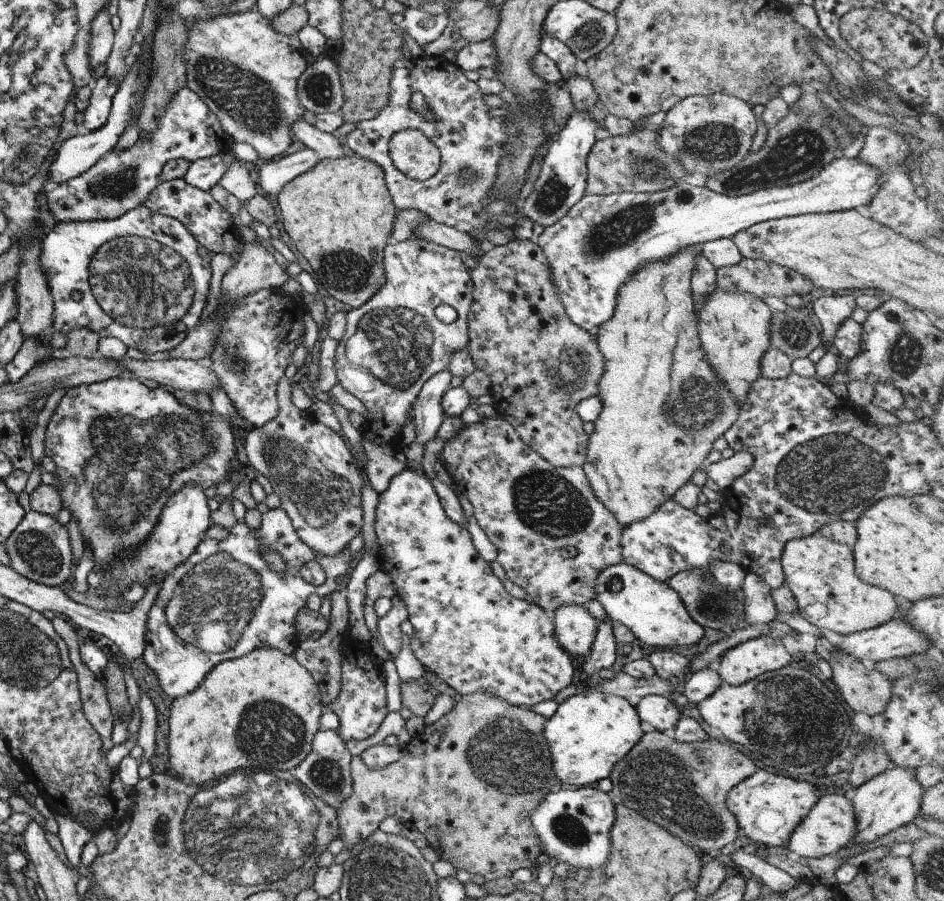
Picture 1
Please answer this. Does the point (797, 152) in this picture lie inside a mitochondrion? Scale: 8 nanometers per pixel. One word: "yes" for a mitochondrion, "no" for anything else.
yes

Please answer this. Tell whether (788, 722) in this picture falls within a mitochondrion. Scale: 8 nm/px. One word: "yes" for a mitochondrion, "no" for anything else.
yes

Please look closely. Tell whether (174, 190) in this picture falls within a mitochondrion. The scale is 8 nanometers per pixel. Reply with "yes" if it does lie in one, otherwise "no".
no

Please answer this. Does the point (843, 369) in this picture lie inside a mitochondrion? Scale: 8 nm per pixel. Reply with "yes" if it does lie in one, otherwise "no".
no

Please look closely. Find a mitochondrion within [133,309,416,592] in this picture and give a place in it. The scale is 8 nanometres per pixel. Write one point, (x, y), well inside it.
(320, 495)

